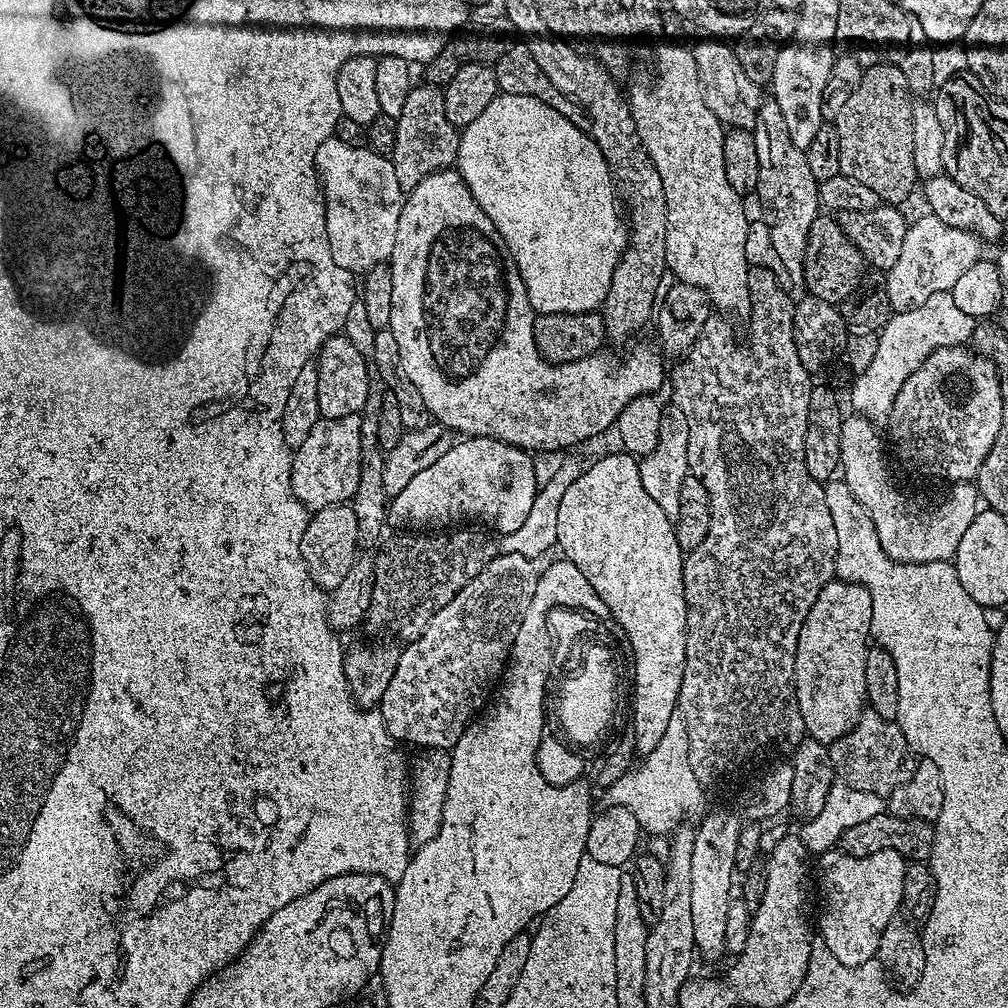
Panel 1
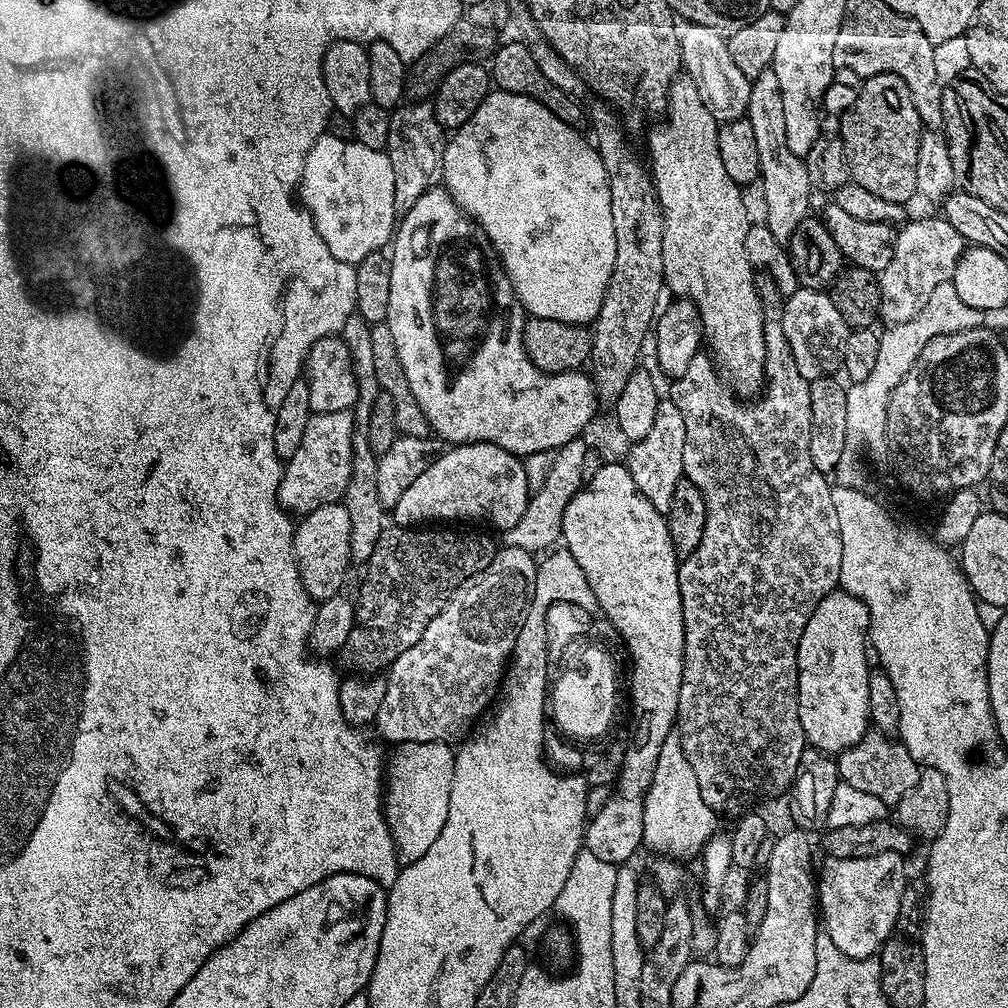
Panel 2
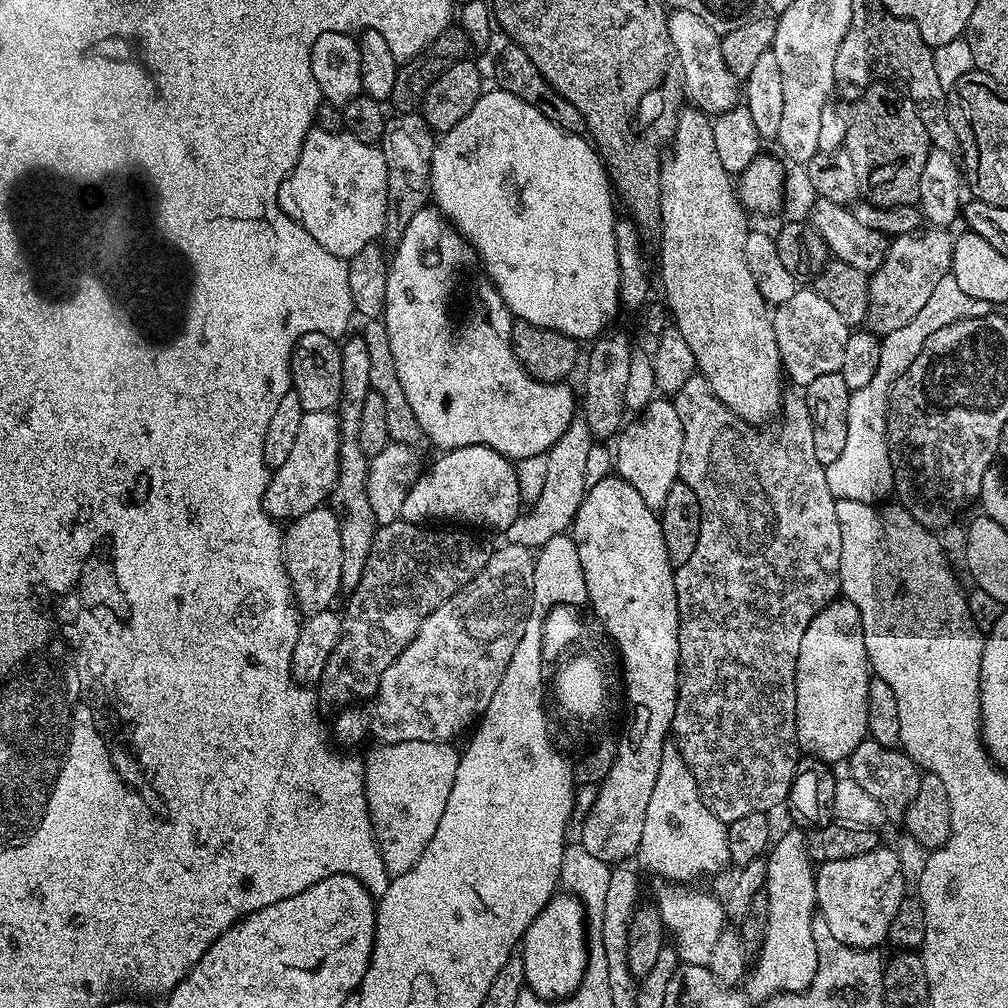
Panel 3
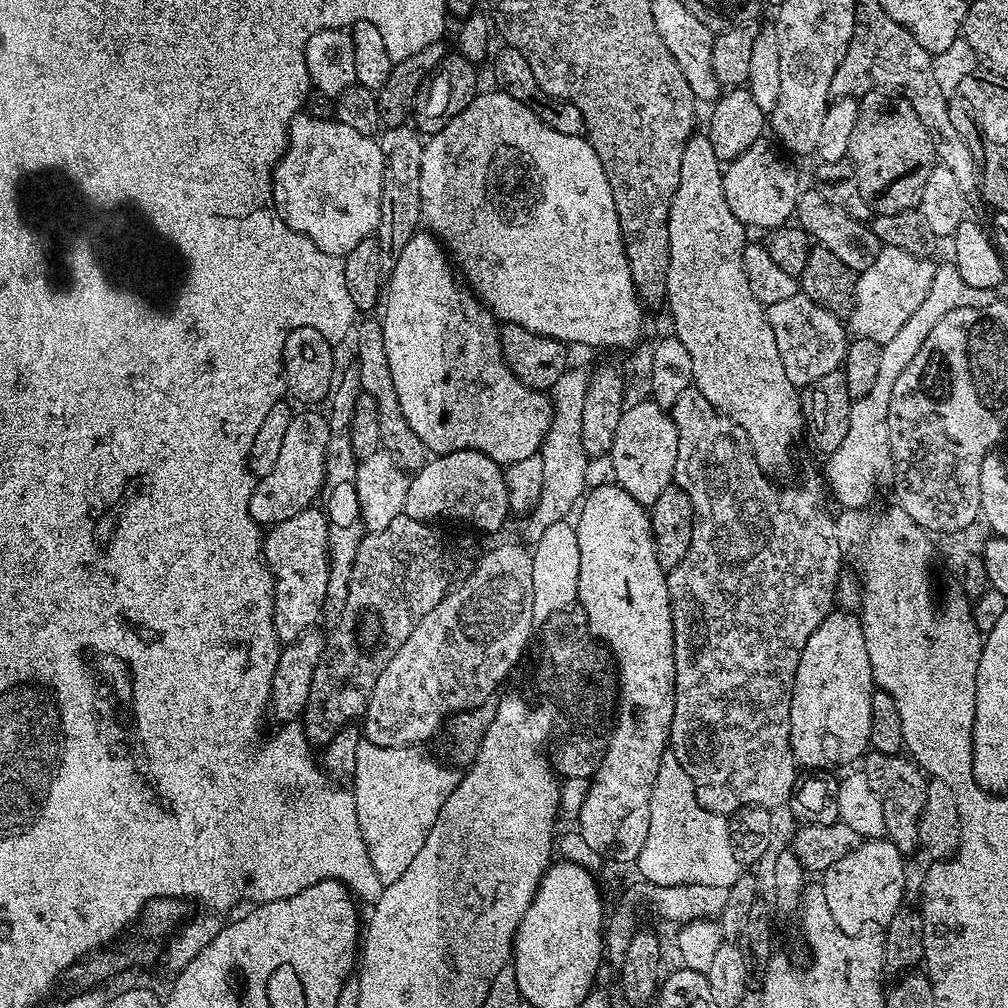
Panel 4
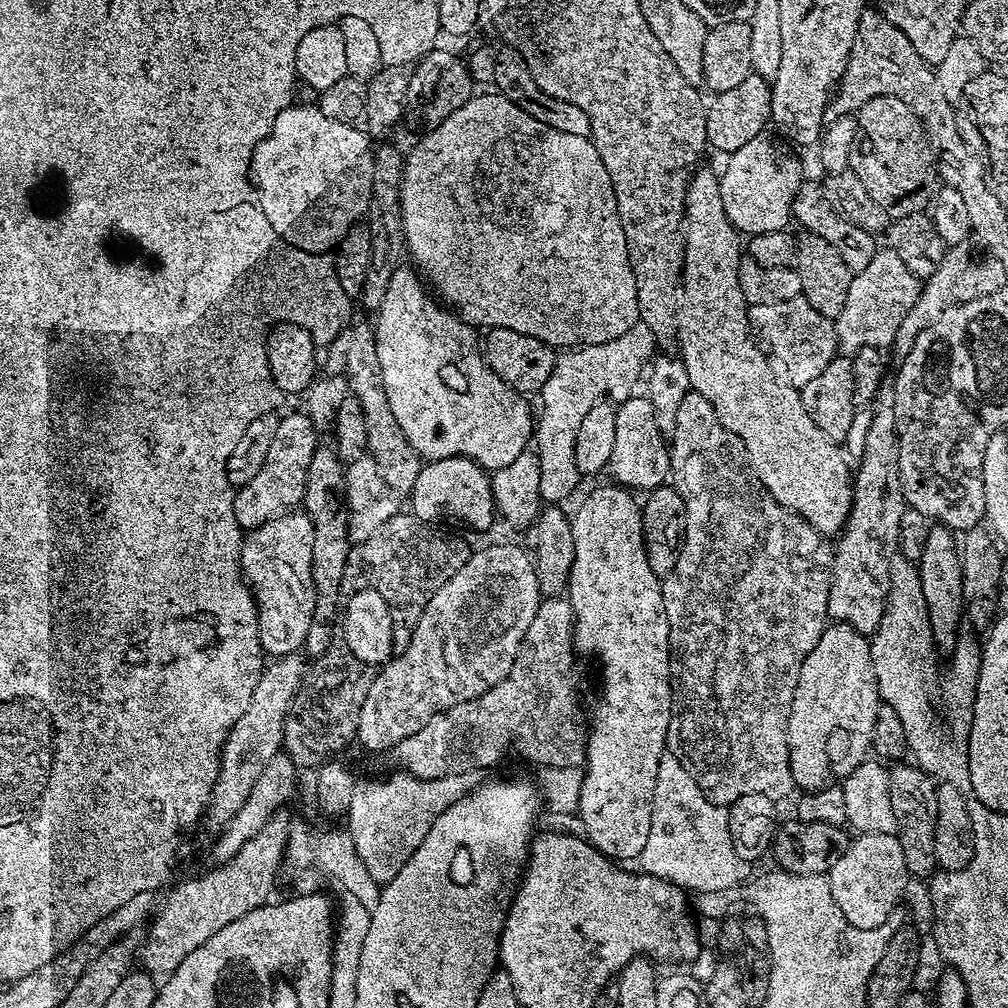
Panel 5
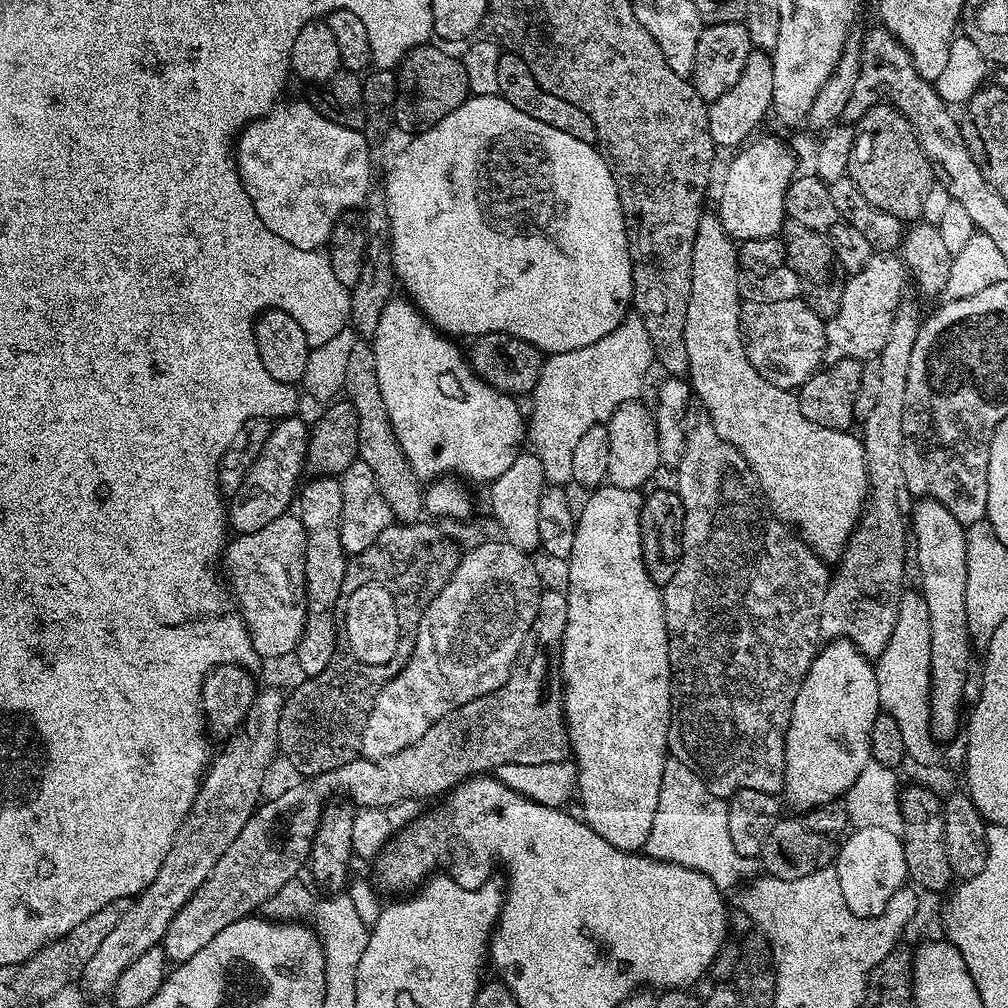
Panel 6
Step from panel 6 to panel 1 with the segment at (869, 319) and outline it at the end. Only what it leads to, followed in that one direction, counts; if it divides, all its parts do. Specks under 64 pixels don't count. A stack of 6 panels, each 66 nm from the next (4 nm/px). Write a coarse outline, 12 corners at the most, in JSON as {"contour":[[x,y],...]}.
{"contour":[[934,215],[909,223],[884,278],[893,312],[951,292],[985,255]]}

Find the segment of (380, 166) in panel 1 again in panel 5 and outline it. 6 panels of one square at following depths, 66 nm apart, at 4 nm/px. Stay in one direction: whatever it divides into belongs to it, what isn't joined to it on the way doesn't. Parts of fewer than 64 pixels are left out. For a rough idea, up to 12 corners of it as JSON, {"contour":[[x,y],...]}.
{"contour":[[293,103],[252,148],[266,222],[328,254],[367,217],[373,141]]}

